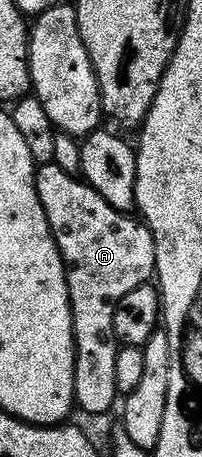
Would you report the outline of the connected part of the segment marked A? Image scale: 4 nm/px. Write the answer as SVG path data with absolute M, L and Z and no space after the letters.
M37 165L33 186L65 265L75 351L73 399L78 410L105 413L119 401L115 387L115 355L119 348L113 326L115 307L127 291L154 276L155 239L144 220L111 207L88 181L67 175L63 167Z

